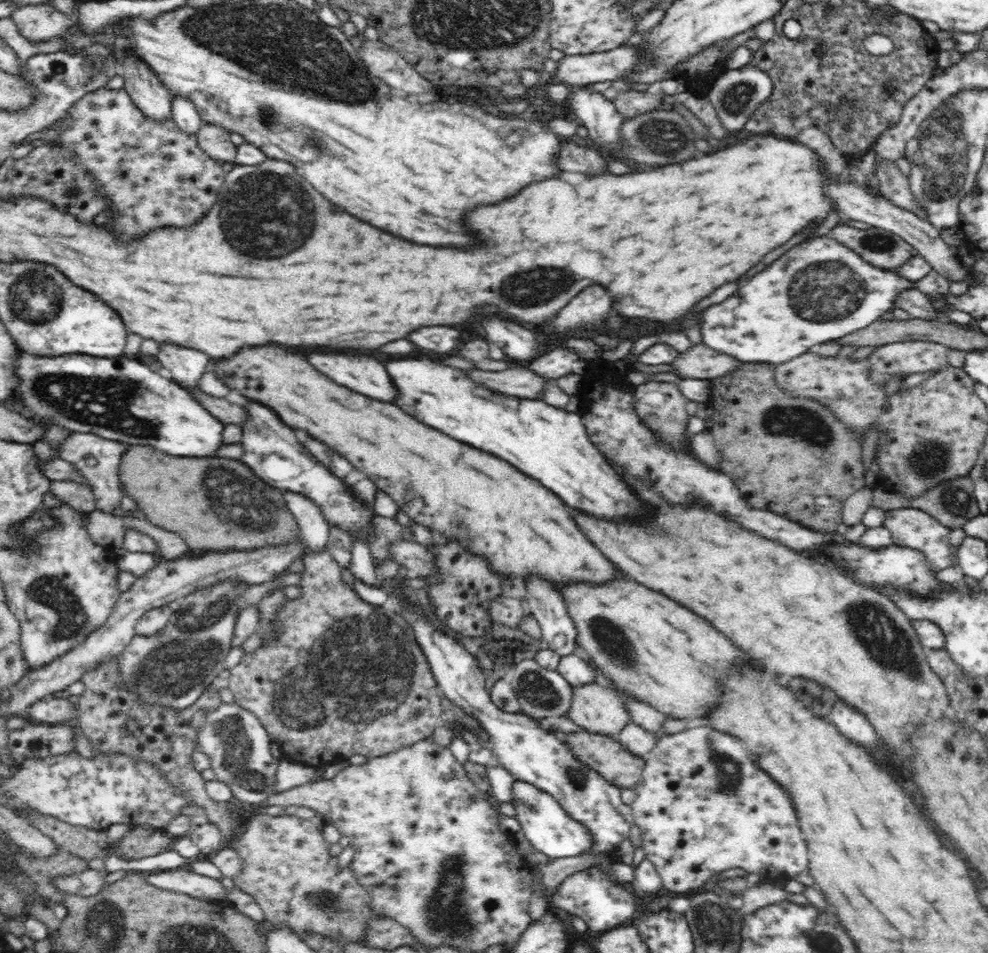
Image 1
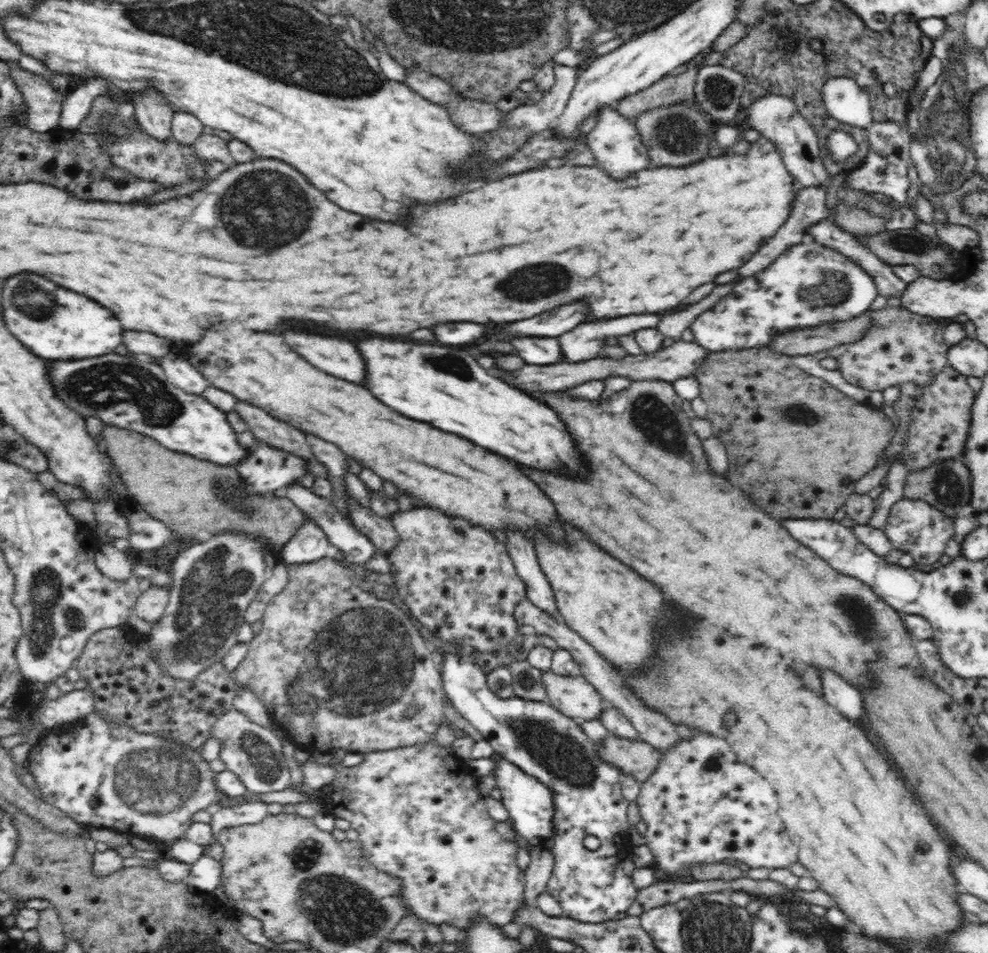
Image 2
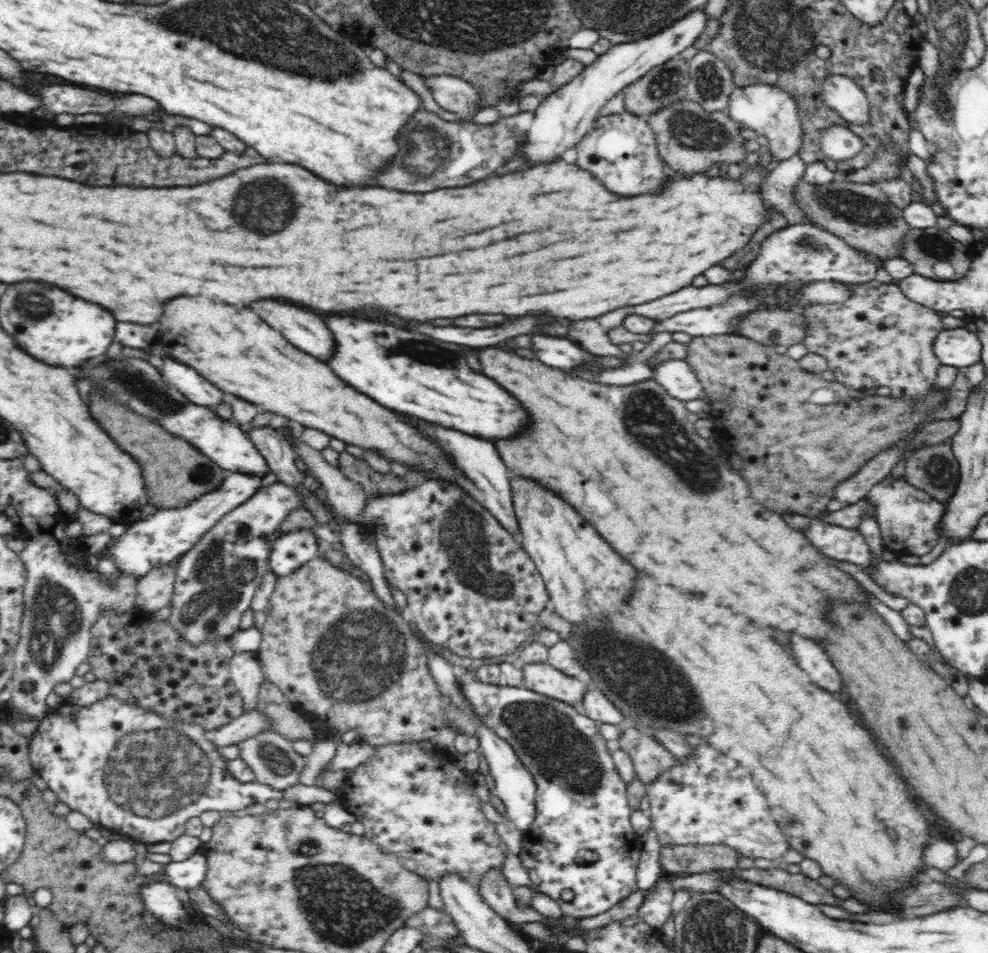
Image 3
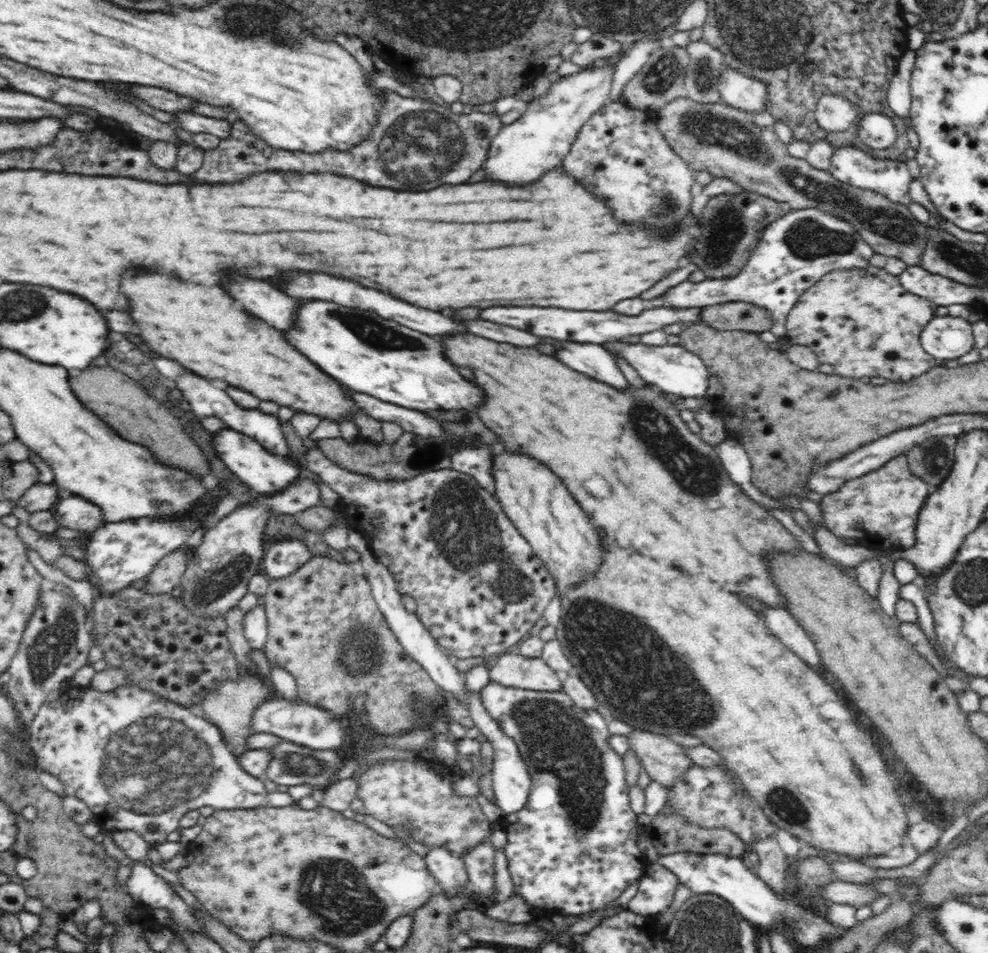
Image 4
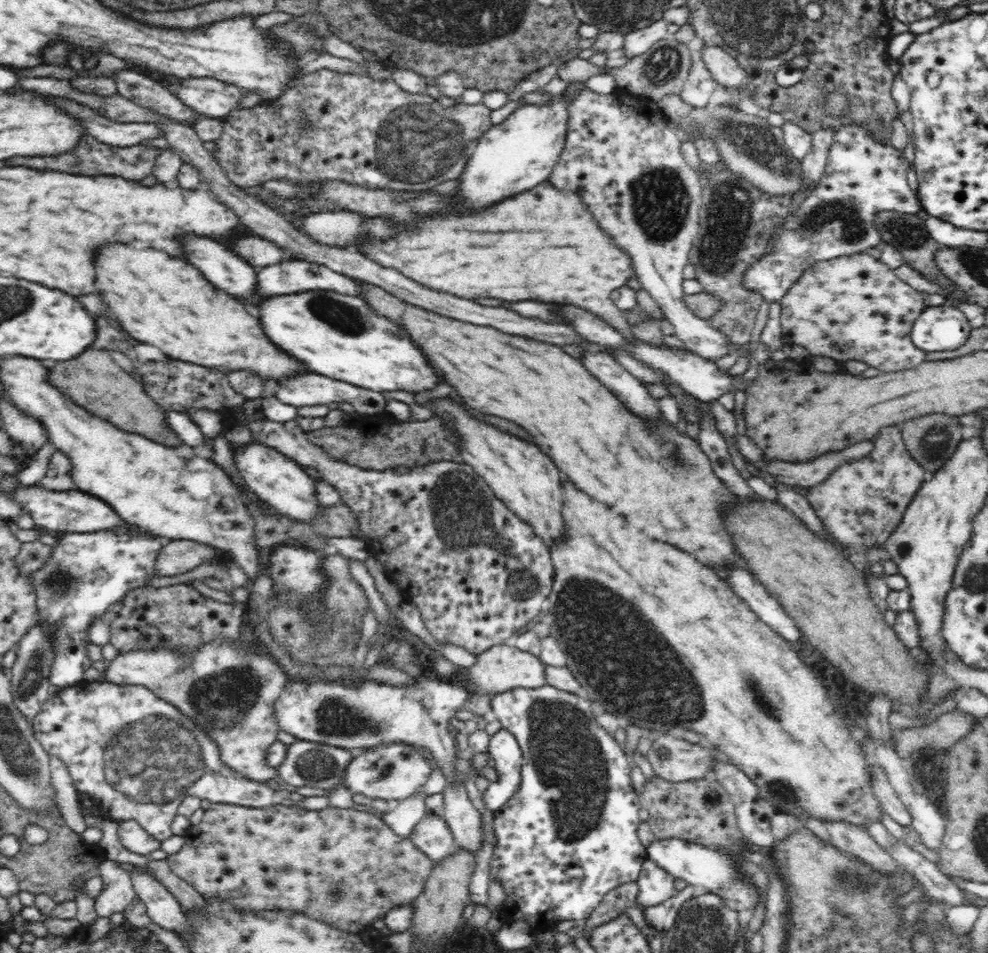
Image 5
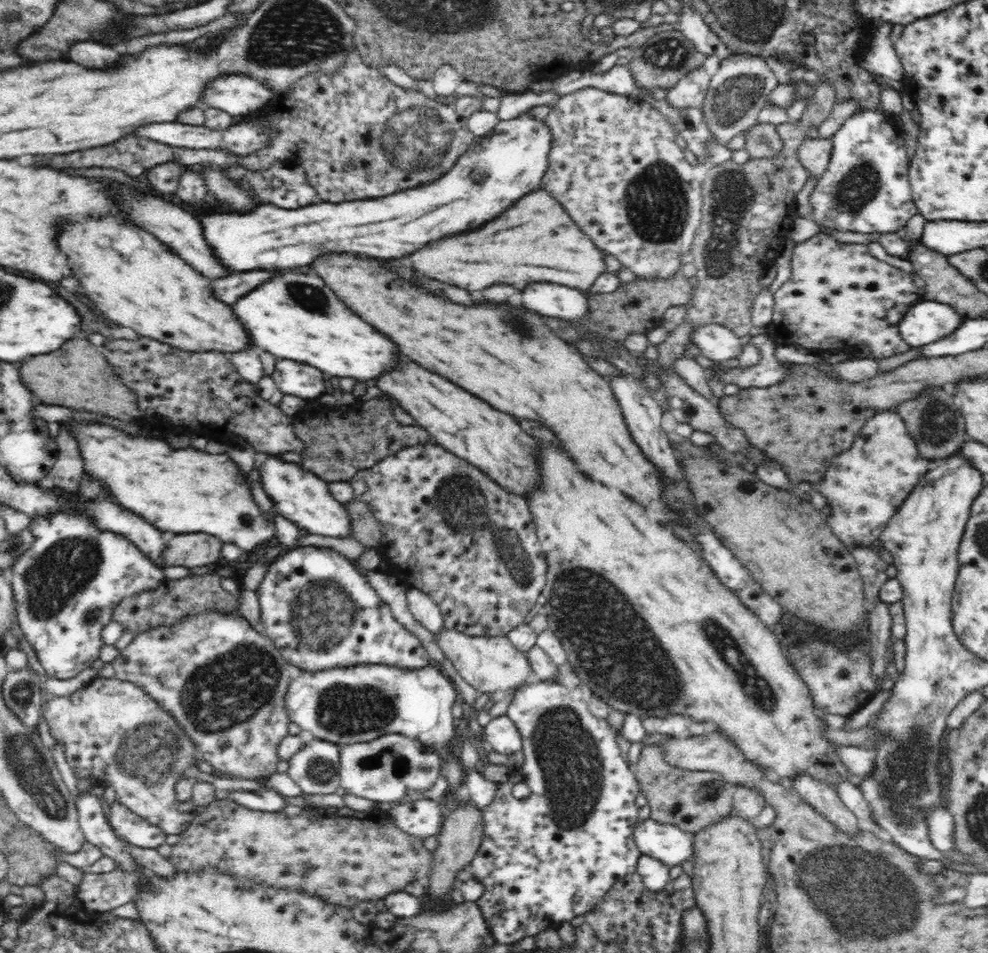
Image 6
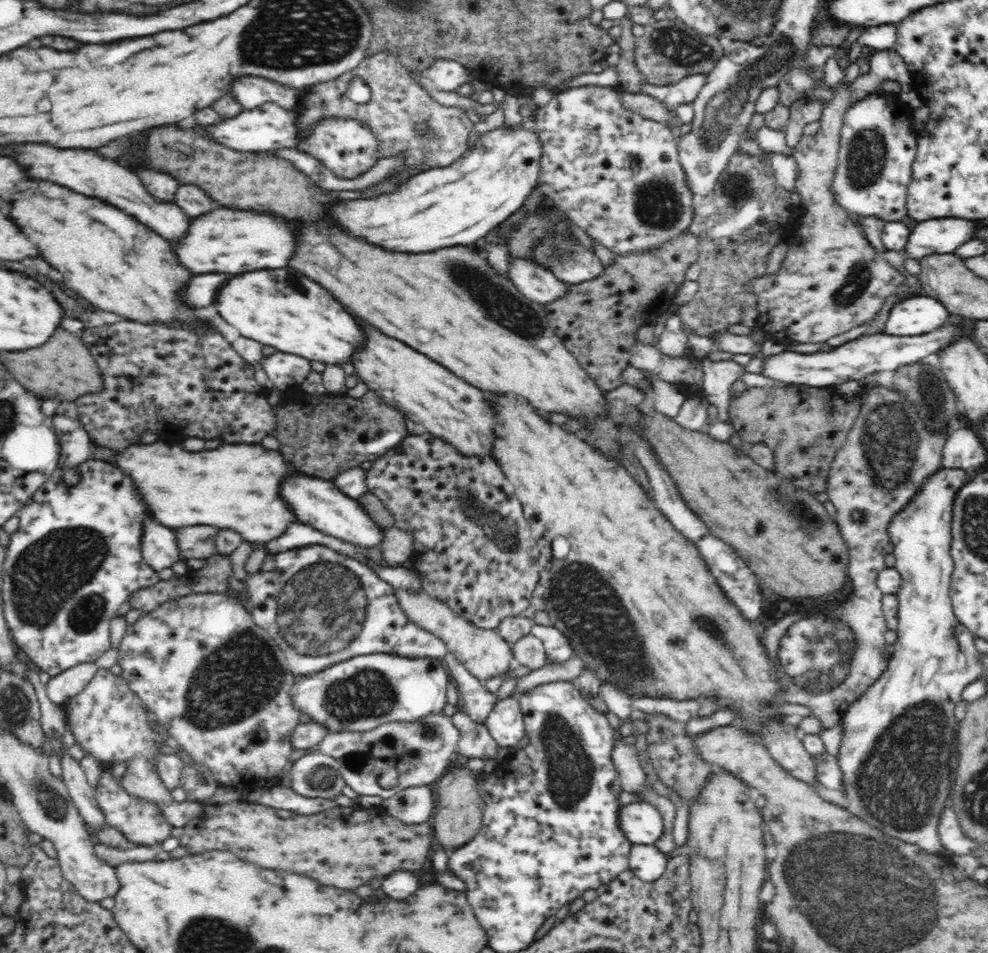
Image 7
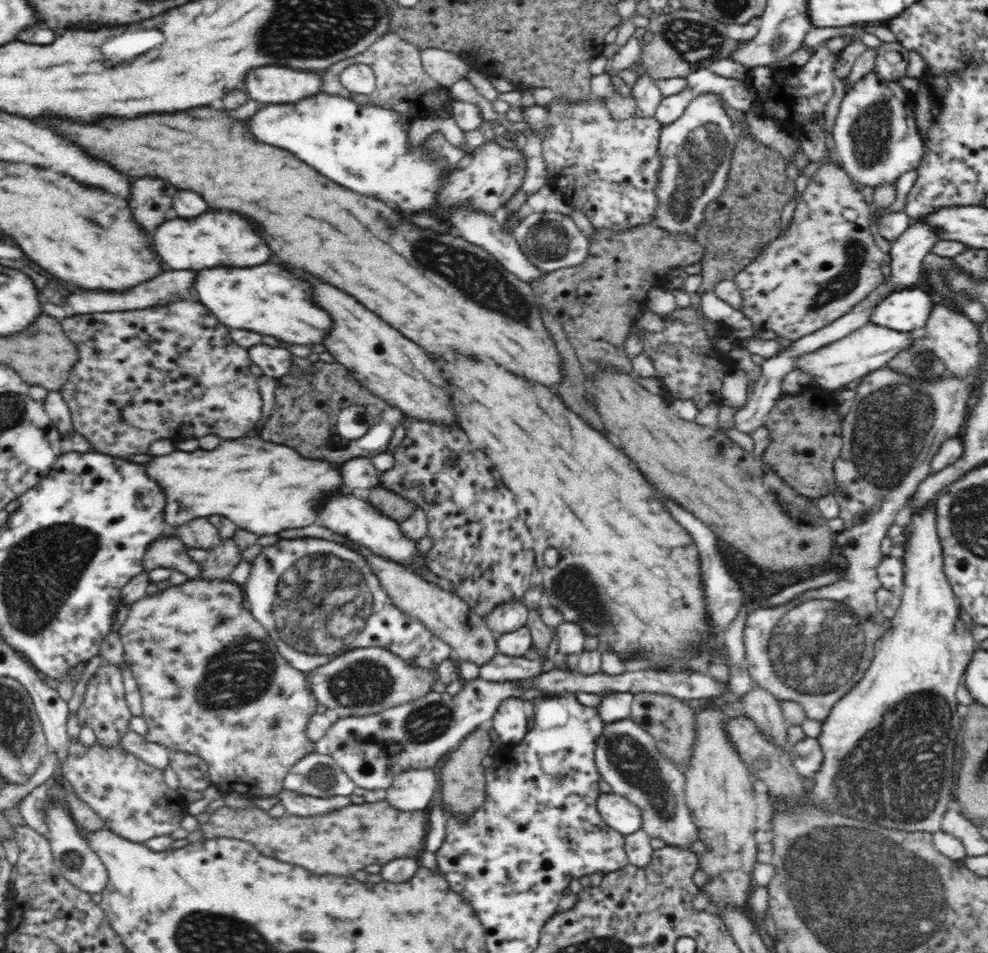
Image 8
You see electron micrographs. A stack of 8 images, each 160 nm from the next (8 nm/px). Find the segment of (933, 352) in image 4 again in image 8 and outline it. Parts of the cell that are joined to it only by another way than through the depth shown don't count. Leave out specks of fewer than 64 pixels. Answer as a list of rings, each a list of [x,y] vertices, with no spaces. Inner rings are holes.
[[[917,287],[890,293],[872,310],[869,322],[901,333],[922,332],[932,310],[932,298]]]

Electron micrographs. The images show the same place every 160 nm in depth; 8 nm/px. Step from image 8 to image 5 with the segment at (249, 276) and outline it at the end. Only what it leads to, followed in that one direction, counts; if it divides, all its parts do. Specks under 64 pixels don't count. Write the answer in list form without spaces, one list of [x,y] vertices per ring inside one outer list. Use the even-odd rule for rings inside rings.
[[[328,290],[274,296],[260,306],[260,322],[264,326],[266,336],[276,346],[280,346],[282,350],[292,354],[300,362],[304,362],[316,374],[379,393],[402,390],[402,392],[420,394],[424,390],[434,388],[440,382],[438,372],[430,368],[430,364],[426,362],[426,356],[422,354],[422,350],[418,350],[418,346],[414,346],[406,330],[402,330],[400,326],[396,326],[384,316],[382,318],[376,316],[376,312],[370,310],[370,306],[366,306],[366,302],[360,298],[342,296]]]

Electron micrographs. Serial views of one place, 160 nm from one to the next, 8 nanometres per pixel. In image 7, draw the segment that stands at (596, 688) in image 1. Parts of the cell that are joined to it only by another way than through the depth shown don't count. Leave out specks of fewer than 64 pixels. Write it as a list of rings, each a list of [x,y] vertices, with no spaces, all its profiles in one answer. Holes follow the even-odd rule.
[[[424,588],[418,593],[399,589],[395,592],[395,596],[402,610],[407,614],[407,618],[423,630],[441,639],[446,645],[447,652],[452,653],[458,664],[462,663],[474,678],[485,682],[488,678],[494,678],[510,668],[514,660],[511,643],[506,641],[496,629],[482,629],[468,623],[446,603],[428,595]]]

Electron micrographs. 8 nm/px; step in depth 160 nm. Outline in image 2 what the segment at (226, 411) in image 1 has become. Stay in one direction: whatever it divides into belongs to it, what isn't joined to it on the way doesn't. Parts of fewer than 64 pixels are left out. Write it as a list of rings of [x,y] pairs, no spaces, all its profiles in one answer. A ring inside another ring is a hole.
[[[244,401],[236,402],[233,410],[241,416],[241,419],[246,423],[247,430],[252,431],[255,438],[264,440],[271,447],[282,449],[296,455],[296,457],[306,459],[308,472],[314,477],[329,478],[326,467],[317,461],[310,450],[306,433],[287,422],[272,418],[262,408],[250,406]]]

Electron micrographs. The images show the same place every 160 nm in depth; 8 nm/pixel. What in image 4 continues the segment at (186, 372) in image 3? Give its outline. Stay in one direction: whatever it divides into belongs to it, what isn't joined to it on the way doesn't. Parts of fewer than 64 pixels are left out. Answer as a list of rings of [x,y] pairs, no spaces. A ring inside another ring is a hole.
[[[192,373],[181,374],[175,379],[177,388],[181,391],[183,396],[189,402],[191,410],[202,416],[217,416],[222,420],[230,429],[237,430],[238,432],[244,433],[246,436],[253,438],[258,444],[265,447],[272,454],[288,459],[291,448],[289,447],[282,429],[280,429],[280,422],[277,419],[277,415],[270,415],[263,413],[257,408],[250,410],[249,408],[242,408],[238,406],[226,393],[225,390],[216,388],[206,381],[200,375],[193,375]]]

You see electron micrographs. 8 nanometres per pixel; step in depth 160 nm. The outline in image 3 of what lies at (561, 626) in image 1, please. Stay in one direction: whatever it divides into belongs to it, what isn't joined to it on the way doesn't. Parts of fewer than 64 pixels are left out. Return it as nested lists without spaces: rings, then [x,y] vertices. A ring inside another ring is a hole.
[[[408,418],[410,422],[414,422],[420,430],[424,430],[434,442],[438,442],[438,446],[442,450],[446,450],[448,456],[452,456],[452,460],[456,462],[456,466],[484,492],[484,494],[478,494],[484,496],[486,504],[488,504],[488,510],[490,514],[494,514],[497,521],[509,531],[511,536],[521,542],[521,533],[518,528],[518,517],[514,513],[514,503],[512,500],[511,473],[504,466],[504,462],[500,460],[498,456],[498,450],[492,442],[486,442],[486,440],[478,440],[474,436],[468,436],[464,432],[458,432],[458,430],[448,430],[448,428],[442,428],[442,426],[436,426],[436,424],[428,424],[424,420],[416,420],[416,418]]]

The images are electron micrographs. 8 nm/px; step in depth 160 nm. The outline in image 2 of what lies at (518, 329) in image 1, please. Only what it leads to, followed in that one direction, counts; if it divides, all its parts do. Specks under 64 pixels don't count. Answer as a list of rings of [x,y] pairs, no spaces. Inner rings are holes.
[[[510,338],[508,340],[516,354],[528,364],[556,364],[562,360],[560,346],[556,338]]]

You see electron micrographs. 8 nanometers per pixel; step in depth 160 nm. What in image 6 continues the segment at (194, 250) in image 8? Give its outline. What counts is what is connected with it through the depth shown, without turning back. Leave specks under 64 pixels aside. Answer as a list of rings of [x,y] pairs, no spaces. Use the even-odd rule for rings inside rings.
[[[522,114],[514,120],[500,120],[488,134],[476,138],[474,144],[458,158],[456,164],[434,184],[362,202],[313,202],[312,206],[298,210],[284,210],[272,204],[264,204],[256,208],[252,214],[212,214],[202,220],[204,236],[206,242],[212,246],[214,254],[222,260],[222,264],[236,272],[298,268],[330,252],[354,252],[372,258],[404,258],[432,240],[438,240],[448,234],[468,232],[490,222],[508,206],[512,206],[518,198],[540,189],[542,178],[548,168],[548,156],[553,144],[551,140],[550,127],[546,125],[546,121],[537,120],[530,114]]]

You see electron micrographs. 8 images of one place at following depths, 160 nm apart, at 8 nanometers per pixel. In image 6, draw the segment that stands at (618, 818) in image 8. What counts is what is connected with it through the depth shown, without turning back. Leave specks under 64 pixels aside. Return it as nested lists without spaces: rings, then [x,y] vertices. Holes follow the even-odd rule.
[[[651,818],[636,822],[634,839],[641,854],[650,856],[668,867],[692,859],[694,834],[671,824],[660,824]]]

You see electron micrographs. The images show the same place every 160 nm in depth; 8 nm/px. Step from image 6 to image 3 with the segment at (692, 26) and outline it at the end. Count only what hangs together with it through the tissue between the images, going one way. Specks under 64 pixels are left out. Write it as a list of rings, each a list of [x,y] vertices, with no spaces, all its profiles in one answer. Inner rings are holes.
[[[754,84],[736,87],[729,97],[727,110],[734,122],[755,130],[768,140],[769,151],[779,160],[788,160],[799,155],[803,146],[804,129],[799,116],[796,100],[784,90],[773,85]]]

